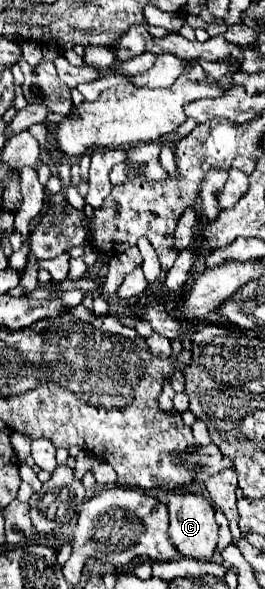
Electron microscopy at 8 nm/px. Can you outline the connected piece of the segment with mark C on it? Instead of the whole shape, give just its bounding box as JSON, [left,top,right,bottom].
[168,494,218,560]

